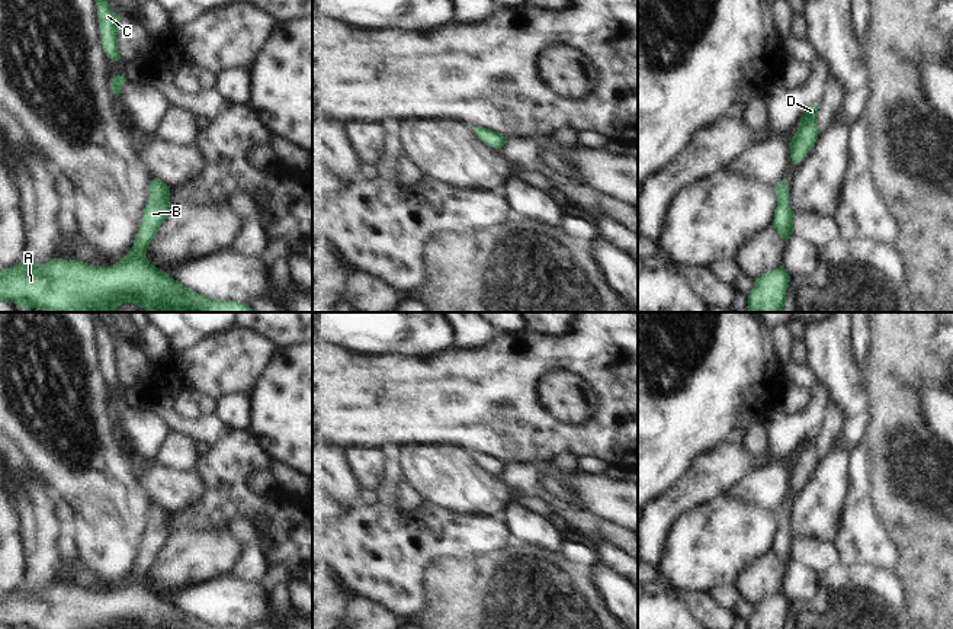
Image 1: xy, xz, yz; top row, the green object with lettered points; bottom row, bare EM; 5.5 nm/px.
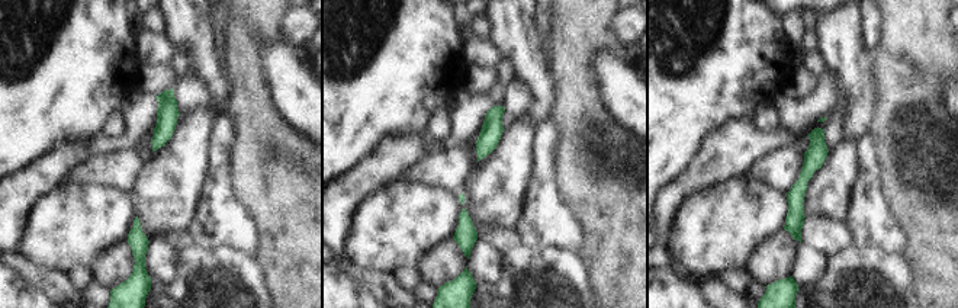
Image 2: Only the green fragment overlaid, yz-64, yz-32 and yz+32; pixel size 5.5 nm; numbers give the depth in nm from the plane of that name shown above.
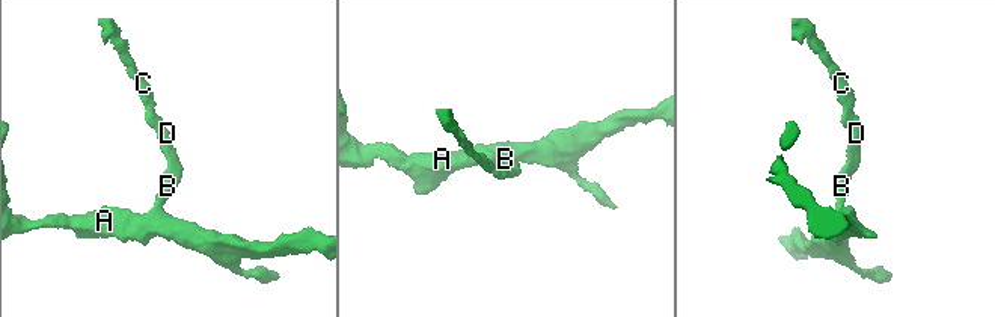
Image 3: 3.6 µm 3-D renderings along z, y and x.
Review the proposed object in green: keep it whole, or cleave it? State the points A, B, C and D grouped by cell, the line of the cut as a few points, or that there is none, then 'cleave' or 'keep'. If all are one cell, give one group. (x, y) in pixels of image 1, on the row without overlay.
A B C D; no cut; keep

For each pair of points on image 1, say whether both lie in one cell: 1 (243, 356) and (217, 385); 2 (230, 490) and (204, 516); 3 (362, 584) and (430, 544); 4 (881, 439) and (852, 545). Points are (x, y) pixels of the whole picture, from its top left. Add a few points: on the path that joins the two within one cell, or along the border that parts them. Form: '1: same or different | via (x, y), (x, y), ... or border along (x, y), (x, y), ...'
1: same | via (236, 363), (221, 378)
2: same | via (224, 496), (209, 510)
3: same | via (379, 567), (394, 552), (413, 552)
4: different | border along (865, 440), (873, 456), (872, 475)

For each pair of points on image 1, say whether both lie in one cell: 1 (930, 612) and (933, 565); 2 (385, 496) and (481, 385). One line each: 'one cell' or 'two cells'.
1: one cell
2: two cells

